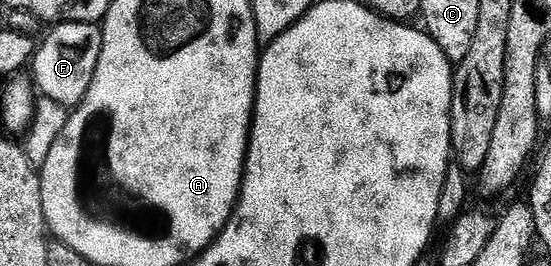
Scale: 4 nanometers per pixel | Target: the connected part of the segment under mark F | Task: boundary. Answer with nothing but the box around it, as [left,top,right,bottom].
[31,23,103,110]

